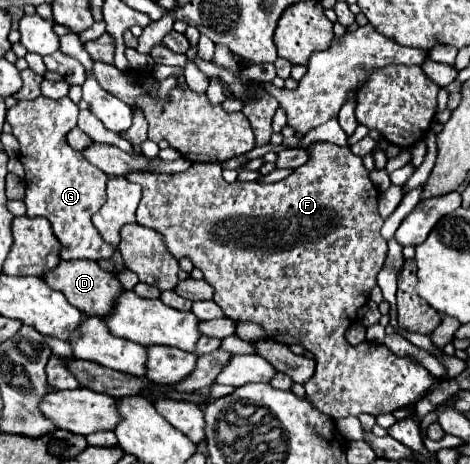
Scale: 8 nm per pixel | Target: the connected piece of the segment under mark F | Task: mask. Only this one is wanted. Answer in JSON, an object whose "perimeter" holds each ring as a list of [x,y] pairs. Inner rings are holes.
{"perimeter":[[[313,142],[307,146],[309,150],[309,162],[305,162],[305,166],[299,166],[297,170],[293,170],[291,176],[287,176],[281,182],[275,184],[259,184],[259,182],[233,182],[227,184],[221,176],[221,164],[213,162],[213,164],[201,164],[195,162],[189,170],[181,172],[181,174],[151,174],[151,172],[129,172],[125,178],[129,182],[137,182],[143,188],[143,198],[139,202],[137,208],[137,222],[141,226],[153,228],[157,232],[161,232],[165,236],[165,244],[169,248],[169,252],[179,260],[181,256],[189,256],[193,260],[193,264],[203,272],[203,280],[209,282],[215,288],[215,302],[221,306],[221,310],[225,312],[227,318],[231,318],[233,322],[253,322],[259,324],[265,332],[265,336],[269,340],[281,342],[281,344],[301,344],[305,350],[315,354],[316,369],[312,378],[305,383],[305,392],[307,398],[313,402],[313,406],[317,406],[321,412],[337,418],[343,416],[359,416],[363,412],[367,414],[389,414],[397,408],[409,406],[413,404],[417,398],[421,398],[423,392],[429,390],[429,386],[433,384],[431,374],[417,364],[411,358],[401,358],[395,356],[391,350],[387,350],[384,344],[365,341],[357,346],[351,346],[345,340],[345,332],[347,328],[355,322],[357,310],[369,300],[369,292],[373,286],[377,286],[377,274],[383,268],[385,256],[387,256],[387,244],[381,238],[379,230],[383,226],[383,218],[377,212],[377,198],[379,198],[379,190],[375,188],[375,184],[369,178],[369,172],[365,172],[367,168],[363,166],[363,160],[359,156],[355,156],[349,148],[341,148],[337,144],[331,142]]]}

